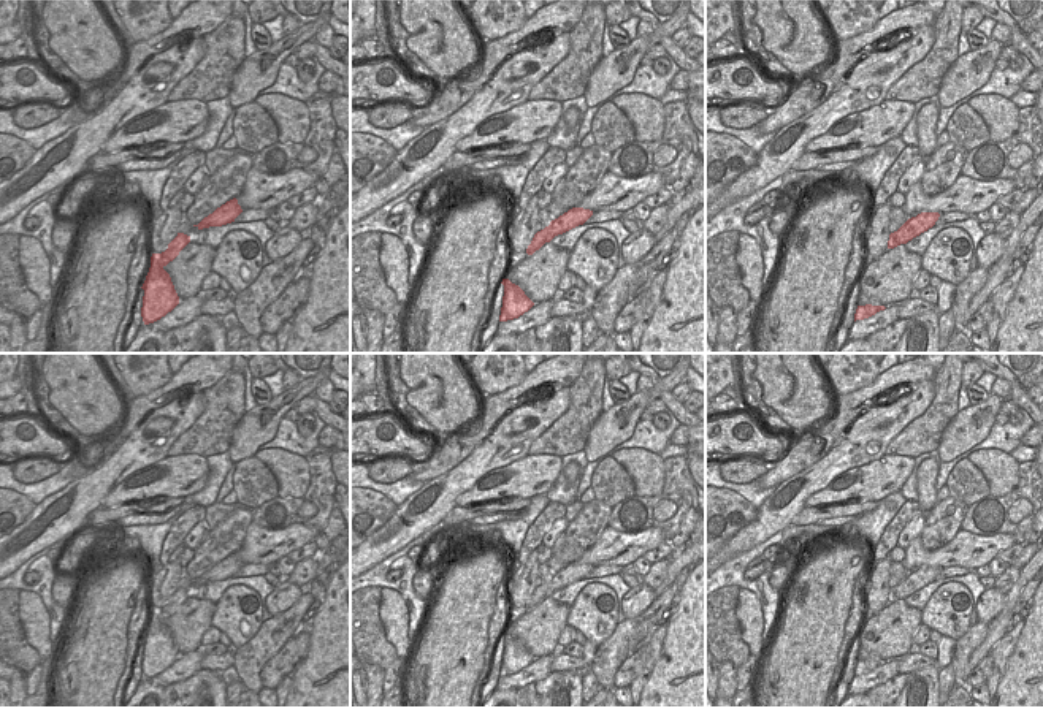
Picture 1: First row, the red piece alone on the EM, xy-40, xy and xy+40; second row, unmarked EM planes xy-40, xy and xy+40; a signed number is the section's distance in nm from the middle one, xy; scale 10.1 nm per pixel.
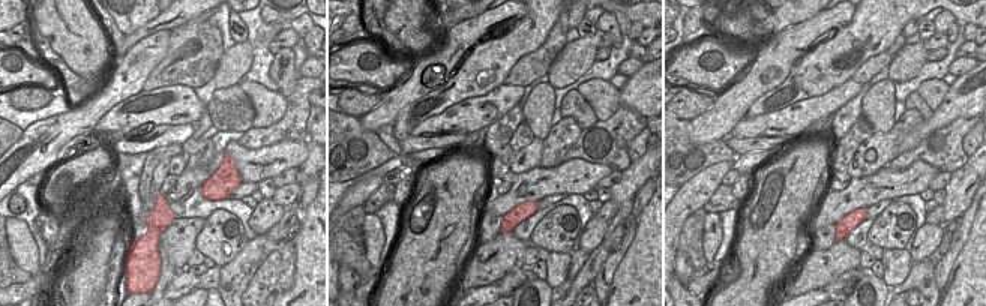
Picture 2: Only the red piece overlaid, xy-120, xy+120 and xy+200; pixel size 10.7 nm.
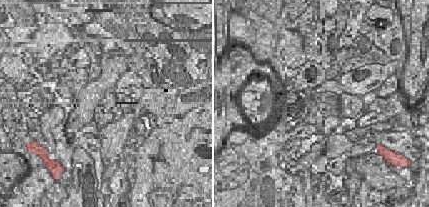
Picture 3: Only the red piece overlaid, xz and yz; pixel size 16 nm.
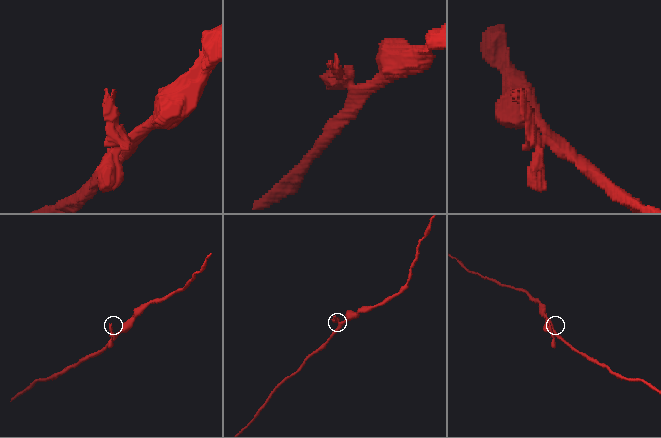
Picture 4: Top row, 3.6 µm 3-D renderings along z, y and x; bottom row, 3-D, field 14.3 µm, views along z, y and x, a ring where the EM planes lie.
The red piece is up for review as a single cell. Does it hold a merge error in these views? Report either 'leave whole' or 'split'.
split

